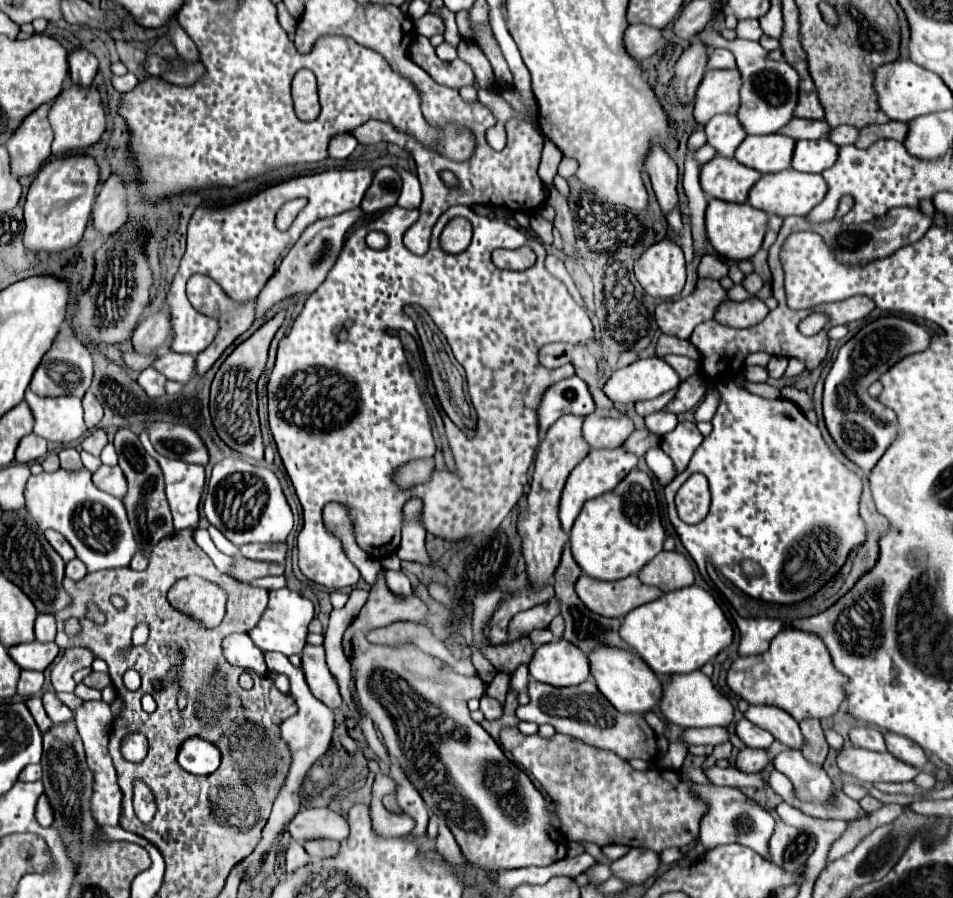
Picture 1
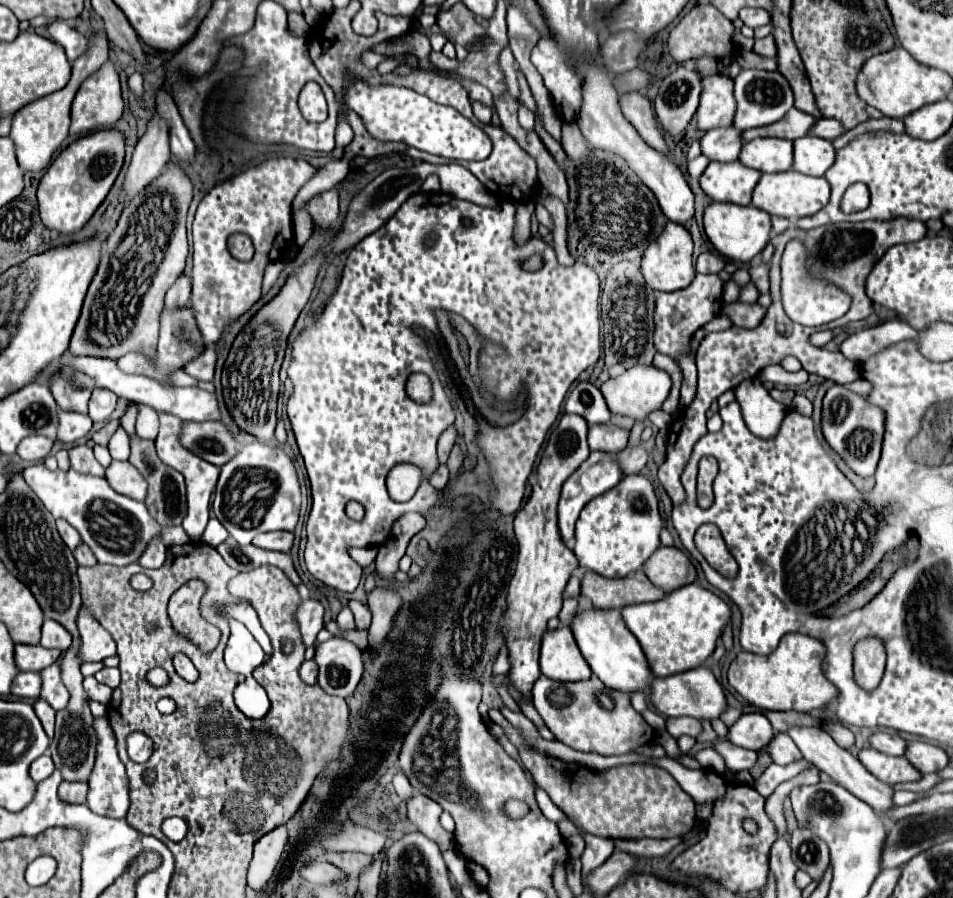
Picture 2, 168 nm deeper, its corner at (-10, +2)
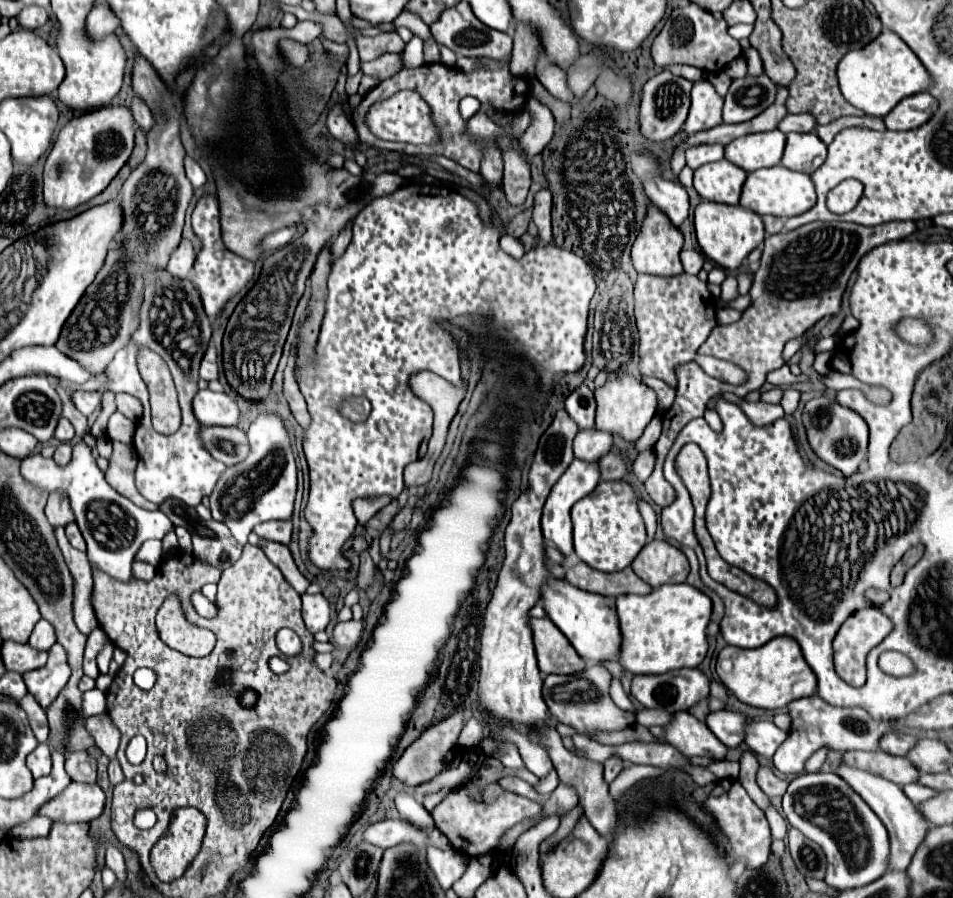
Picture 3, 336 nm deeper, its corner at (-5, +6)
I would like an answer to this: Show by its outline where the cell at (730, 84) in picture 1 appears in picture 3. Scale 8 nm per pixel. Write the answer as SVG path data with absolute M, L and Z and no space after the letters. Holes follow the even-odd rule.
M700 79L692 87L692 107L688 119L684 123L686 133L698 133L722 123L722 105L724 97L720 97L714 85L706 79Z

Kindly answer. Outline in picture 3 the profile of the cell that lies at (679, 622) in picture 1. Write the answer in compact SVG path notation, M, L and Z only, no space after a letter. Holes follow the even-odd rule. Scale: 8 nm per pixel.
M688 583L662 585L650 595L620 595L616 599L620 629L622 629L622 657L620 663L634 675L658 675L682 667L698 667L708 651L706 627L712 615L712 601L708 595Z

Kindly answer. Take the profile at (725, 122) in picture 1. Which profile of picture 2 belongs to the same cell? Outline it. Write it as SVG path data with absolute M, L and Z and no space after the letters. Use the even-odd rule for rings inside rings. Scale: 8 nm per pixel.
M733 125L729 129L713 129L707 131L701 137L701 153L709 161L719 161L719 163L729 163L739 157L739 151L743 147L741 131L735 129Z

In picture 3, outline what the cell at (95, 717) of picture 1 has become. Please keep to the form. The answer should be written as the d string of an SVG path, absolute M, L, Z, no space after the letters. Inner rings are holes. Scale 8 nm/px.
M72 783L66 791L54 797L40 809L40 815L46 815L56 821L74 823L74 821L92 821L98 819L104 811L106 795L98 785Z

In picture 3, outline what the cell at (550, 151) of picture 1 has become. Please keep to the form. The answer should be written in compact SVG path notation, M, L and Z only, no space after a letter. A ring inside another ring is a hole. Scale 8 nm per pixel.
M534 97L526 101L524 109L530 113L532 121L520 139L520 147L526 149L528 155L538 155L554 135L555 119L550 109L544 107L540 101L536 101Z

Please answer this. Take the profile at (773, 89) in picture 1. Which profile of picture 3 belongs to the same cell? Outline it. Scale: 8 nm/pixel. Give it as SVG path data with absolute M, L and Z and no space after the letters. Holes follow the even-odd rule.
M766 73L758 77L746 75L732 81L724 97L724 123L744 123L754 119L774 103L776 93L778 87Z

